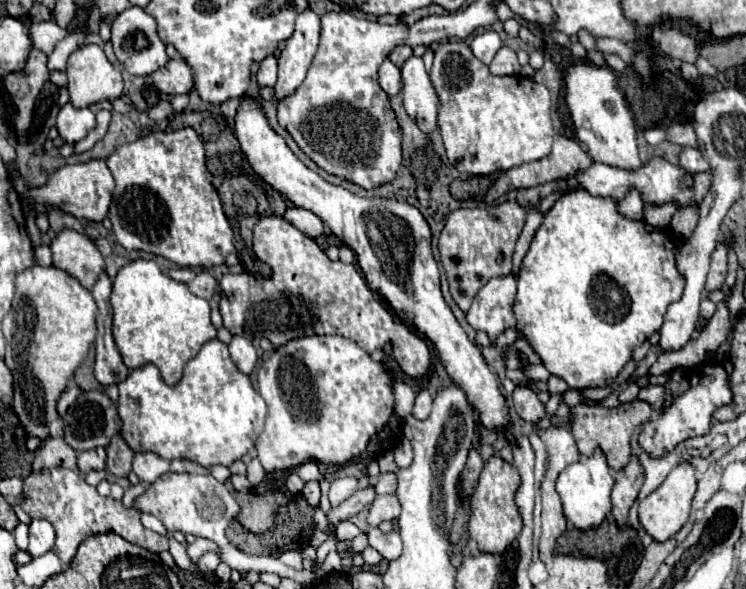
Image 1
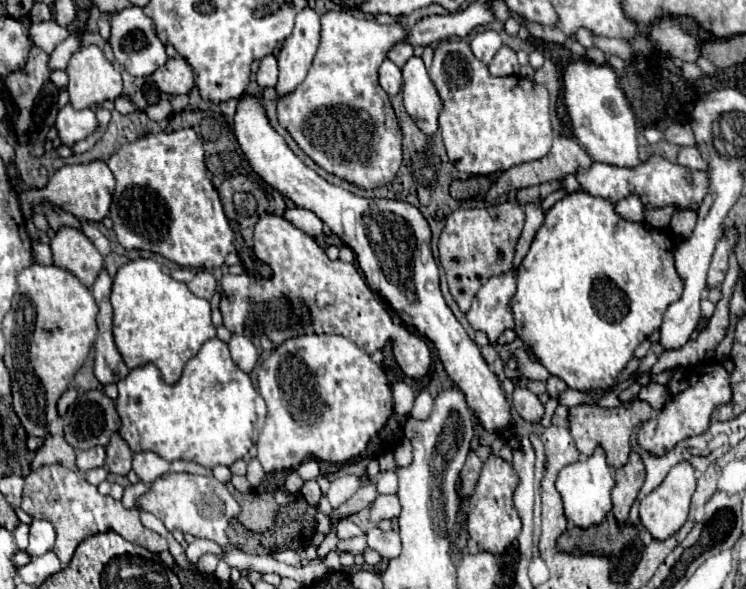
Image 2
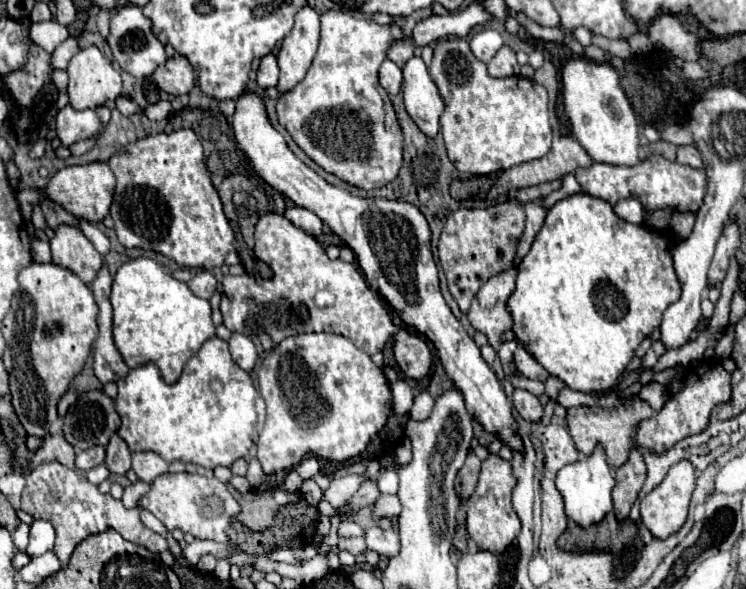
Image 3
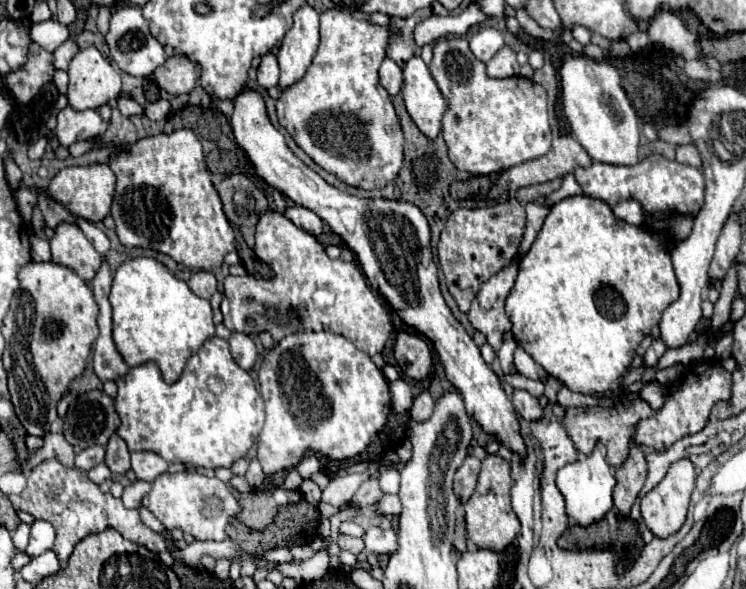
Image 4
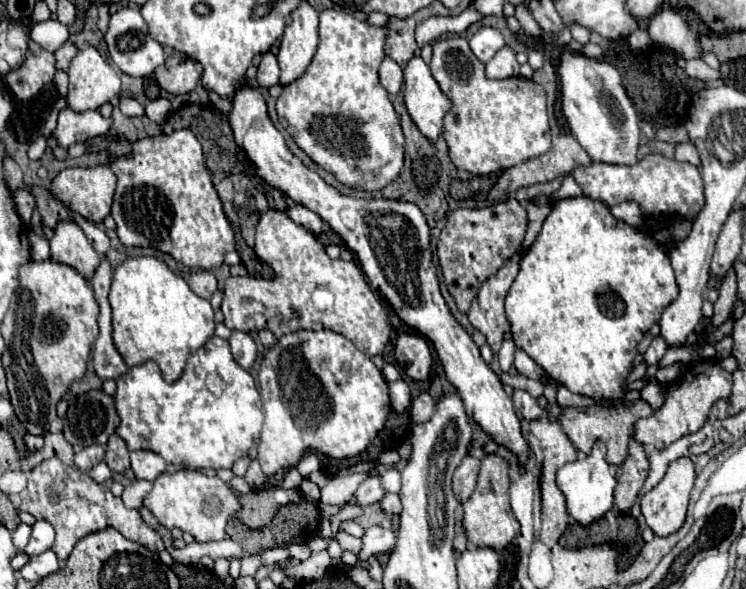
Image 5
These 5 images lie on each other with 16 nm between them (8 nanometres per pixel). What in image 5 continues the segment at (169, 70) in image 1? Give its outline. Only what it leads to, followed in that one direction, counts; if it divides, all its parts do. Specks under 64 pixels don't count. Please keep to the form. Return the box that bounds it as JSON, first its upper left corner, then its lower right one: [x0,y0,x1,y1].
[156,52,202,94]

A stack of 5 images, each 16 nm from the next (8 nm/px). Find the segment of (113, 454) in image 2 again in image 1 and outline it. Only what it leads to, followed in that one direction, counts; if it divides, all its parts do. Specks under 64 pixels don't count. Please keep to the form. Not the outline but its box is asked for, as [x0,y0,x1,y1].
[106,434,132,476]

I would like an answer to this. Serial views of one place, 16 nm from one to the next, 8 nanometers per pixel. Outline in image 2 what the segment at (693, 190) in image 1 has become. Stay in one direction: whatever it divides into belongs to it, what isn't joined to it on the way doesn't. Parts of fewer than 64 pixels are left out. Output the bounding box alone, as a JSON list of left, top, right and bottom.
[576,156,708,210]

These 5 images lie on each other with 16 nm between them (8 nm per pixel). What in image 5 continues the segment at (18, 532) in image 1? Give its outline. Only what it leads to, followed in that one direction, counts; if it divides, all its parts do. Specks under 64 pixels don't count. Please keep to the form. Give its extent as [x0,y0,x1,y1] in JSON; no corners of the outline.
[12,524,30,550]

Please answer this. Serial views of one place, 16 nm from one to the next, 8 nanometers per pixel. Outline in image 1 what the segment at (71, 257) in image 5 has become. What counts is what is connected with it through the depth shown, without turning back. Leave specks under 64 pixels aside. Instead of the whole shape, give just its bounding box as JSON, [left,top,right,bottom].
[50,228,104,288]

